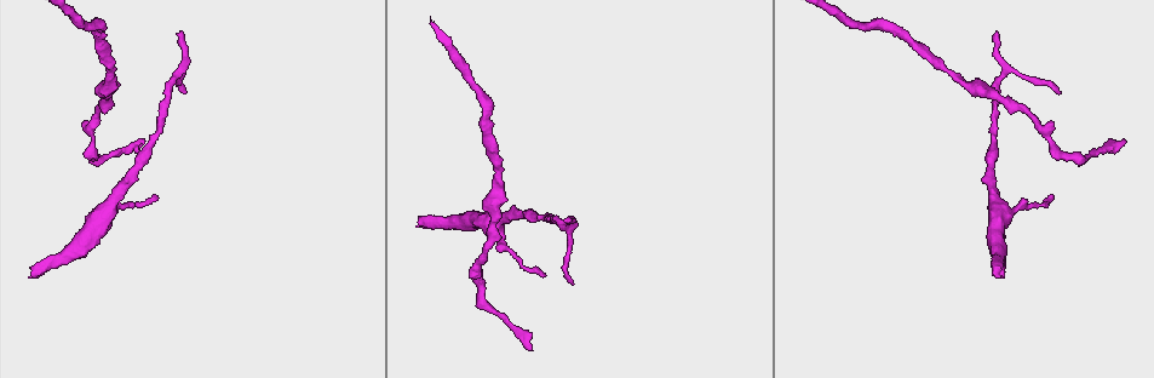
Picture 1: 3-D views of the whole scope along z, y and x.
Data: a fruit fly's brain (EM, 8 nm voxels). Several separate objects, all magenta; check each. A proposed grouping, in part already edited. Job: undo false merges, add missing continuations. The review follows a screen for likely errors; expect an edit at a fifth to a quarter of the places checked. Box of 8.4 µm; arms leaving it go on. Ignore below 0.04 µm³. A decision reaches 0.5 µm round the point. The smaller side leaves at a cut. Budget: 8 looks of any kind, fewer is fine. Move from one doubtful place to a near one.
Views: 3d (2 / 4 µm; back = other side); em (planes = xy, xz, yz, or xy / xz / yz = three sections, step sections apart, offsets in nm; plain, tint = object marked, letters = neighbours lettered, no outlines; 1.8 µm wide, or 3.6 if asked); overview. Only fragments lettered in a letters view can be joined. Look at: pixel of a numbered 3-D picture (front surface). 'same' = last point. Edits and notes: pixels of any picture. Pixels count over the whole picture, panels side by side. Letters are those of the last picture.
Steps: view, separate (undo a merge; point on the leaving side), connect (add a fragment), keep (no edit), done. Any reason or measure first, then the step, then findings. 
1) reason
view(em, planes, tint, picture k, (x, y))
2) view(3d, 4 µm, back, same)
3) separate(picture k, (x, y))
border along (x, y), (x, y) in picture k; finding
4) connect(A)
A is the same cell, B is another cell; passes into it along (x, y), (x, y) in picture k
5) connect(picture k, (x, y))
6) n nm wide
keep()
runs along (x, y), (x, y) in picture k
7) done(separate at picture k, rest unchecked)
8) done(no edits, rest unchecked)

view(3d, 2 µm, picture 1, (566, 220))

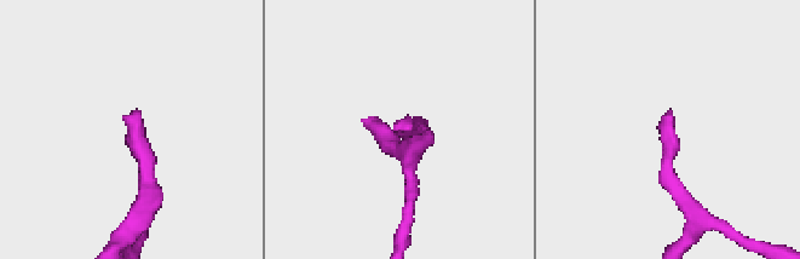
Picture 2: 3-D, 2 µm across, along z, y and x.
now the EM
view(em, planes, plain, picture 2, (401, 124))

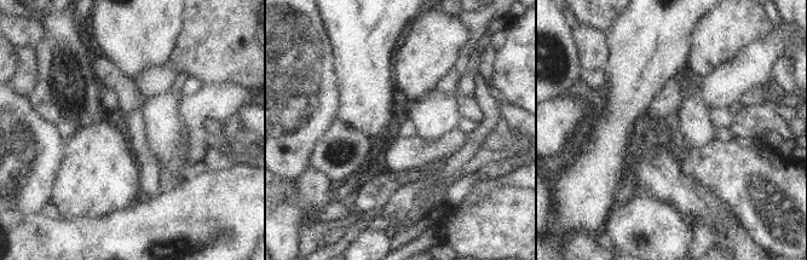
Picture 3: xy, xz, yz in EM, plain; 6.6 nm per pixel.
view(em, planes, letters, same)

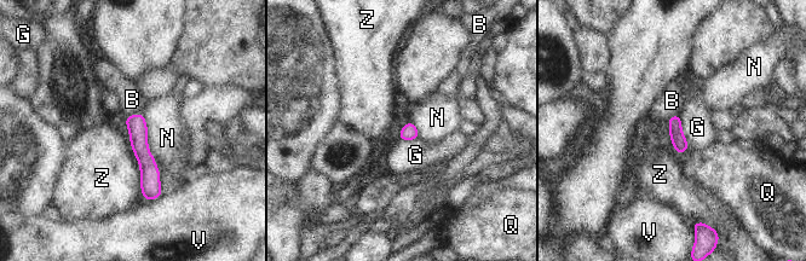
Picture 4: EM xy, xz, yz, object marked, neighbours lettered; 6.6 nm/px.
100 nm wide
keep()
B, G, N, Q, V and Z are other cells; border along (679, 115), (681, 132), (689, 149) in picture 4; no lettered fragment goes on from it

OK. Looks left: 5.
view(em, planes, letters, picture 1, (531, 350))

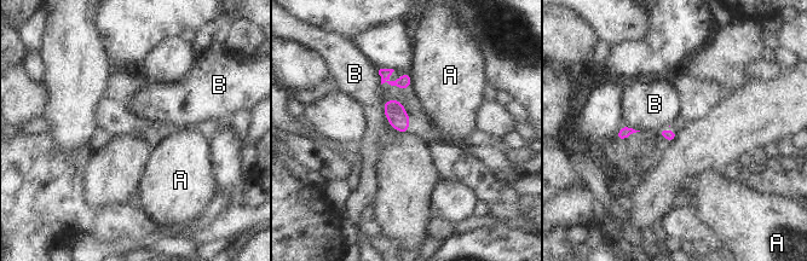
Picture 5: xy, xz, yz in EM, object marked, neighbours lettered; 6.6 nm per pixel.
keep()
A and B are other cells; no lettered fragment goes on from it

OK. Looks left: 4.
view(3d, 4 µm, picture 1, (1002, 275))

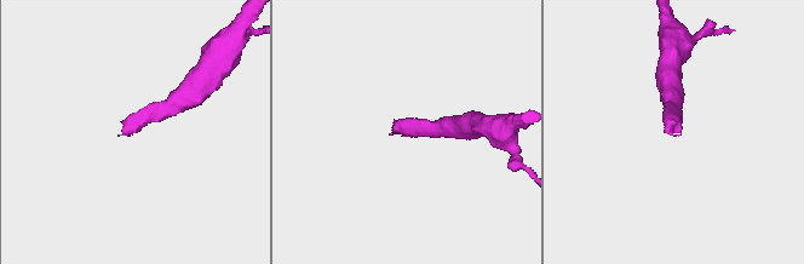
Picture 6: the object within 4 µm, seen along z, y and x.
view(em, xz, step 8, tint, picture 6, (394, 129))

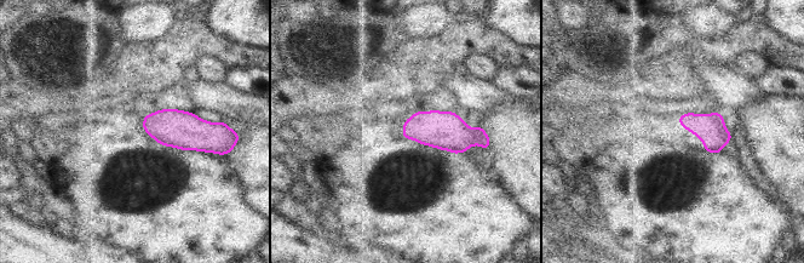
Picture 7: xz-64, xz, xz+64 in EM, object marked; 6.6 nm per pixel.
cut it another way
view(em, planes, letters, same)

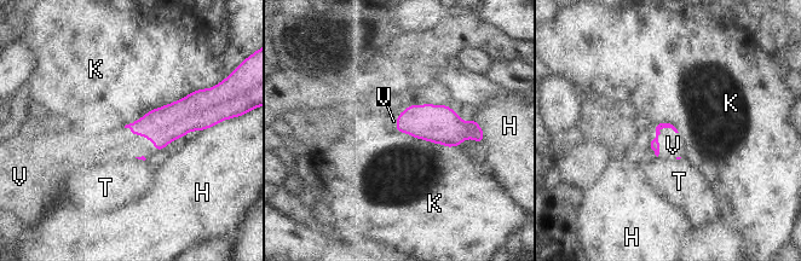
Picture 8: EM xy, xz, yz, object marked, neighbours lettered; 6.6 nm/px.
connect(V)
V is the same cell, H, K and T are other cells; passes into it along (655, 146), (657, 138), (673, 145) in picture 8; it goes on there

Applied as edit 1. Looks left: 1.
done(connect at picture 8, rest unchecked)

